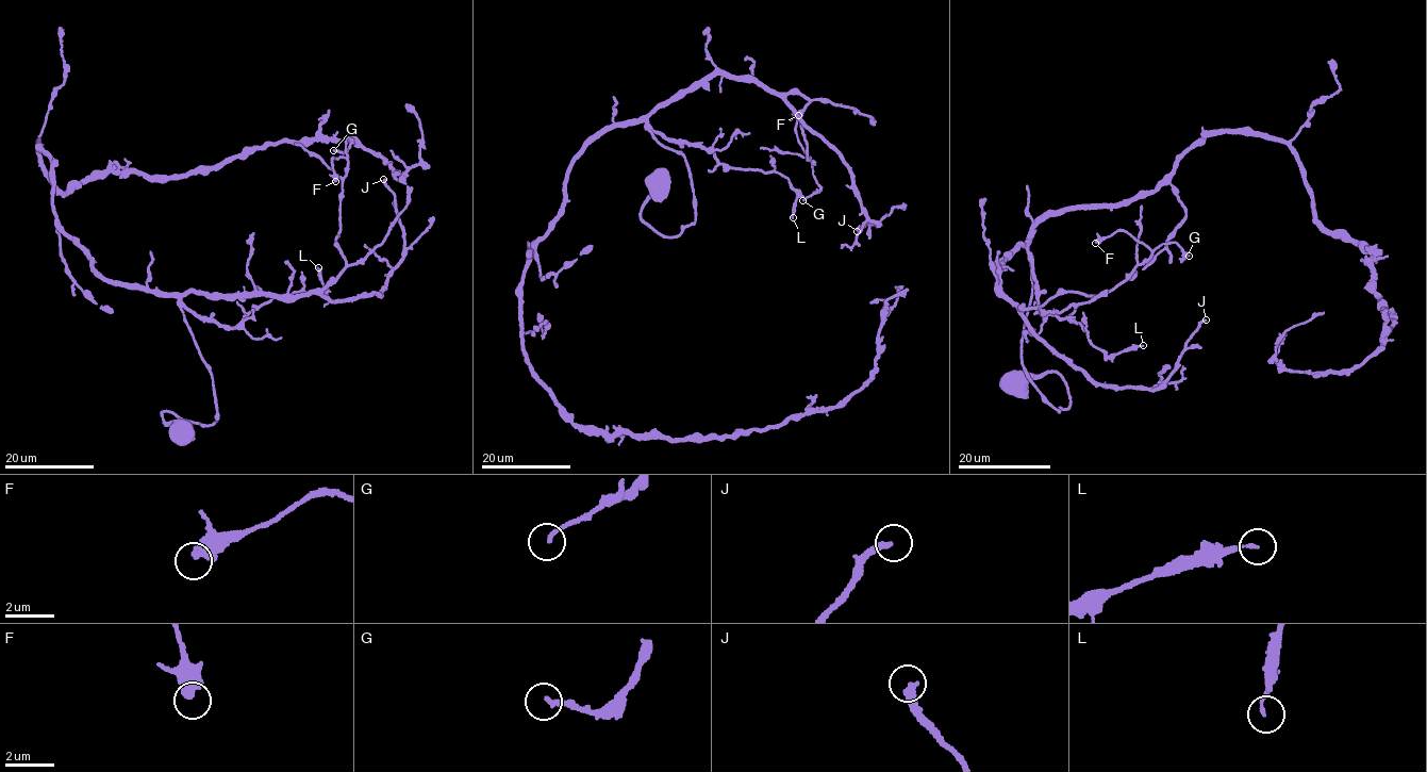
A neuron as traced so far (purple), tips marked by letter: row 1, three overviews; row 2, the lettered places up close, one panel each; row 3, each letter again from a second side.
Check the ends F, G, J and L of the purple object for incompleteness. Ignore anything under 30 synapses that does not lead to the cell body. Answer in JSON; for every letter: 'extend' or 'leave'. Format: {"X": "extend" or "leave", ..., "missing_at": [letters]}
{"F": "leave", "G": "leave", "J": "leave", "L": "leave", "missing_at": []}

